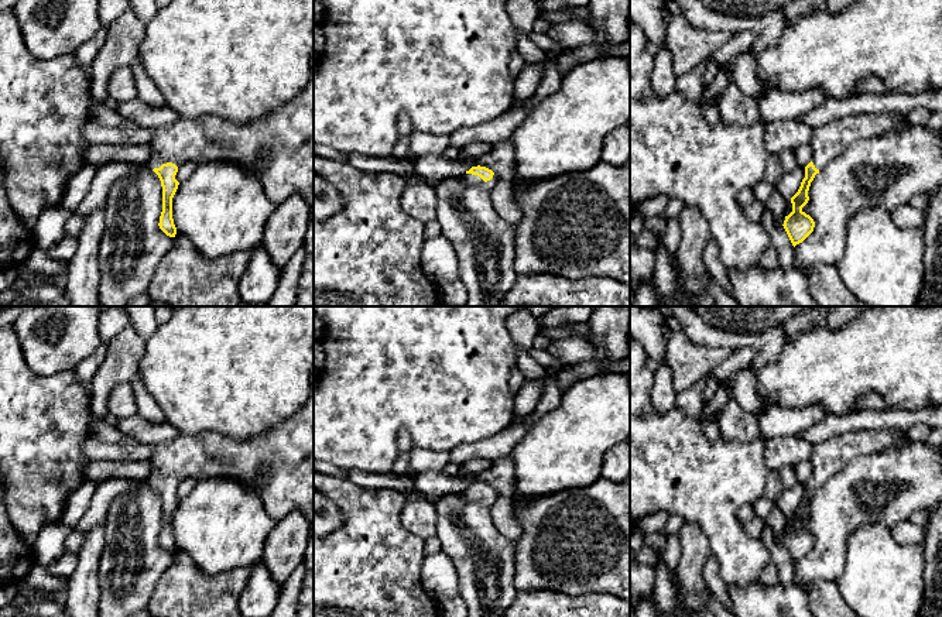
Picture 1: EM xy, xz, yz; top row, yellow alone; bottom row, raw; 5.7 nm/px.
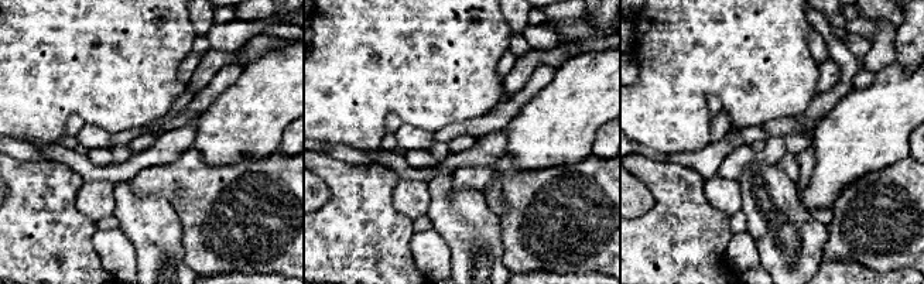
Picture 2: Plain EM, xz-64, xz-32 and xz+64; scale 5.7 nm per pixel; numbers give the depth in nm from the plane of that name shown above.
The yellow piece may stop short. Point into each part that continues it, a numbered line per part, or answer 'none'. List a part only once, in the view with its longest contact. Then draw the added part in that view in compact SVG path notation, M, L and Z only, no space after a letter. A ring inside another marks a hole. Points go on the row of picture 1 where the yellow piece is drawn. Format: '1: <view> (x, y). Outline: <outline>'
1: xz (472, 180). Outline: M465 174L465 181L470 185L470 186L477 186L482 188L487 192L491 192L493 188L497 184L497 175L493 175L493 178L487 182L484 182L480 176L477 175L472 175L472 174Z

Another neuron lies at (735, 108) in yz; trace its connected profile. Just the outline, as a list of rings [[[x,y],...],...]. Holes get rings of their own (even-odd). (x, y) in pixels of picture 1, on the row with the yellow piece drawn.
[[[734,82],[722,90],[716,103],[720,121],[726,124],[749,126],[763,121],[757,100],[747,97]]]

